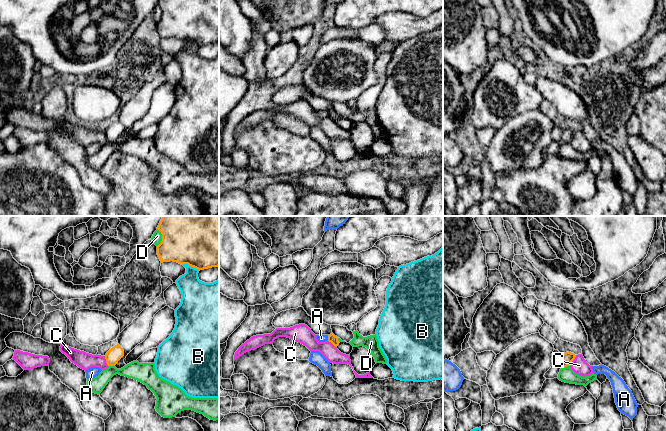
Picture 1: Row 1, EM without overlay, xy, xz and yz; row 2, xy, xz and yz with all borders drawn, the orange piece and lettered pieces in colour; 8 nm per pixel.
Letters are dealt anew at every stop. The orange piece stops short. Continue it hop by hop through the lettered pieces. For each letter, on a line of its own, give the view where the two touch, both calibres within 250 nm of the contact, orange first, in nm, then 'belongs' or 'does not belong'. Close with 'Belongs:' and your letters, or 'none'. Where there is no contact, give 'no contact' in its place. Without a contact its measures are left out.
A: meets orange in xz; 70 nm thick on the orange side, 60 nm on the other; does not belong
B: meets orange in xy; 360 nm thick on the orange side, 260 nm on the other; does not belong
C: meets orange in yz; 90 nm thick on the orange side, 130 nm on the other; does not belong
D: meets orange in xy; 320 nm thick on the orange side, 80 nm on the other; does not belong
Belongs: none

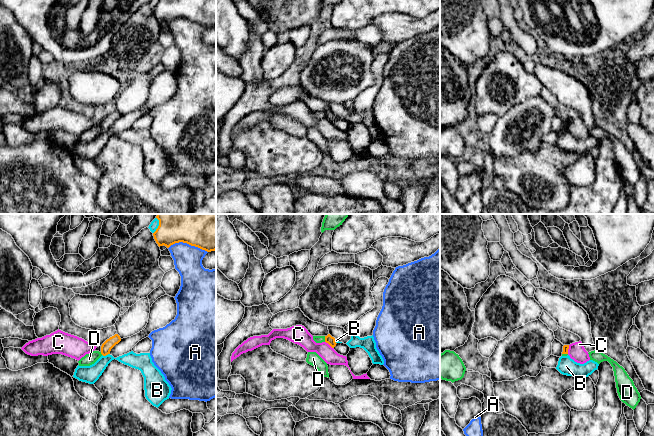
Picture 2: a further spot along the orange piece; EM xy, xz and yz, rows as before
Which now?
A: meets orange in xy; 220 nm thick on the orange side, 220 nm on the other; does not belong
B: meets orange in xy; 90 nm thick on the orange side, 140 nm on the other; does not belong
C: meets orange in xz; 70 nm thick on the orange side, 140 nm on the other; does not belong
D: meets orange in xz; 70 nm thick on the orange side, 60 nm on the other; does not belong
Belongs: none

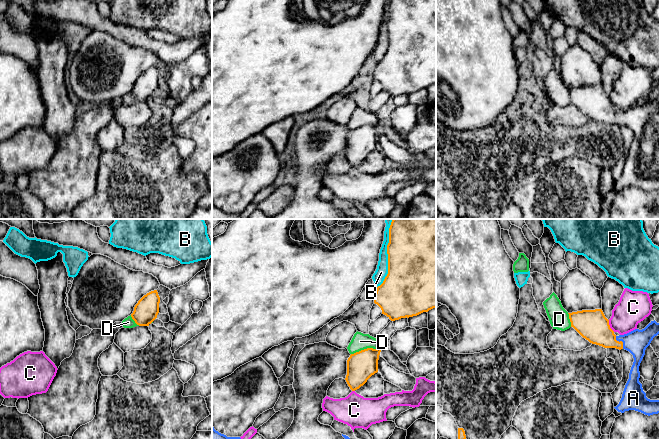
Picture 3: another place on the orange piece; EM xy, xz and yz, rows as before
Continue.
A: meets orange in yz; 240 nm thick on the orange side, 190 nm on the other; belongs
B: meets orange in xz; 500 nm thick on the orange side, 100 nm on the other; does not belong
C: meets orange in yz; 240 nm thick on the orange side, 260 nm on the other; does not belong
D: meets orange in xz; 220 nm thick on the orange side, 140 nm on the other; does not belong
Belongs: A

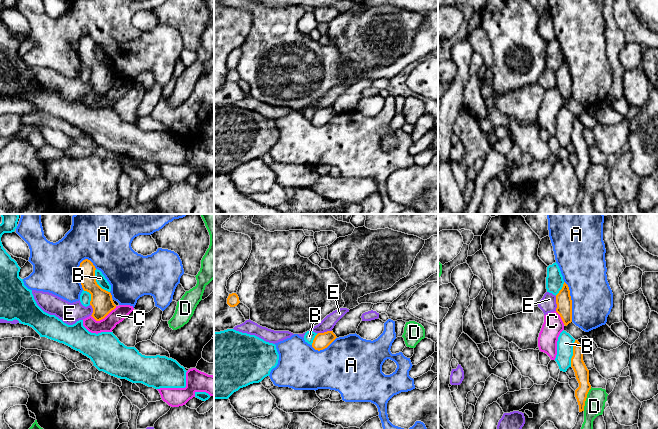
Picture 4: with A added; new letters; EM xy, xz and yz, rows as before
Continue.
A: meets orange in yz; 130 nm thick on the orange side, 340 nm on the other; does not belong
B: meets orange in xy; 180 nm thick on the orange side, 80 nm on the other; does not belong
C: meets orange in xy; 180 nm thick on the orange side, 120 nm on the other; does not belong
D: meets orange in yz; 110 nm thick on the orange side, 160 nm on the other; does not belong
E: meets orange in xz; 130 nm thick on the orange side, 110 nm on the other; does not belong
Belongs: none

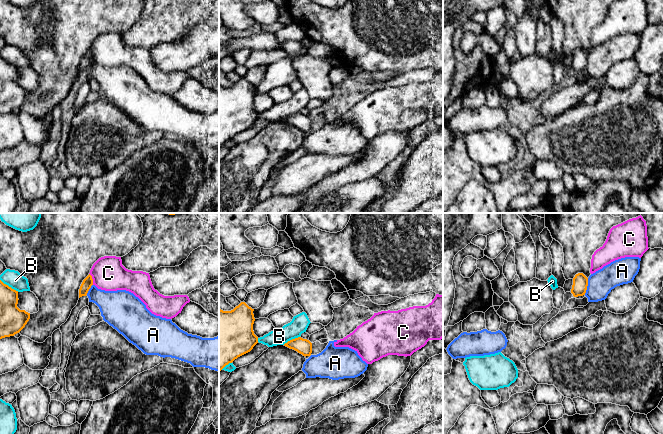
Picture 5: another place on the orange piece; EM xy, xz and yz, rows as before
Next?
A: meets orange in yz; 130 nm thick on the orange side, 200 nm on the other; does not belong
B: meets orange in xz; 130 nm thick on the orange side, 140 nm on the other; does not belong
C: meets orange in xy; 80 nm thick on the orange side, 260 nm on the other; does not belong
Belongs: none

